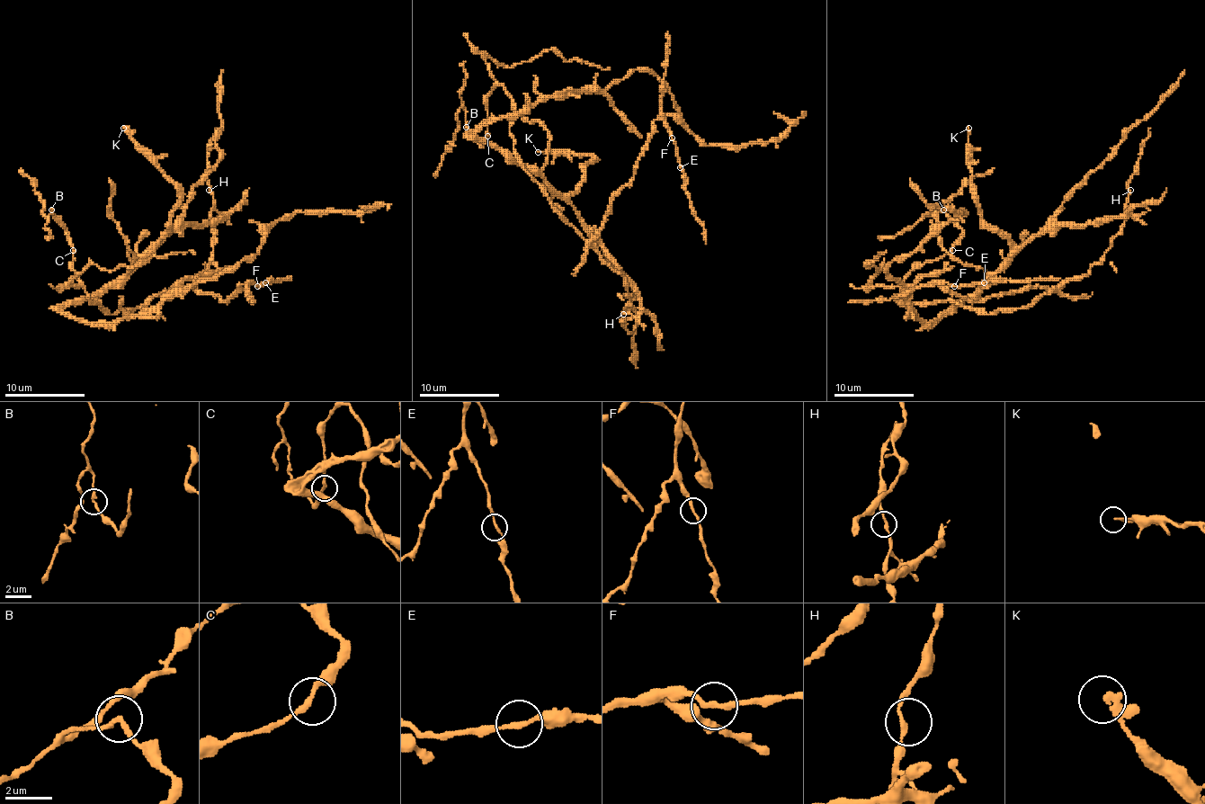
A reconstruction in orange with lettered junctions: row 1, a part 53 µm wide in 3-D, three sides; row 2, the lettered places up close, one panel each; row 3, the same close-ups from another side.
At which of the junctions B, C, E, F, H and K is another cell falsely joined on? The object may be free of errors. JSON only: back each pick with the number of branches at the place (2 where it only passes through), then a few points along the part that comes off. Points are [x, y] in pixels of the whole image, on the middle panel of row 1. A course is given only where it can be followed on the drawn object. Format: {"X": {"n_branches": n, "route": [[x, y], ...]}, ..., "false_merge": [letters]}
{"B": {"n_branches": 2, "route": [[466, 128], [466, 111], [461, 108], [455, 138], [443, 156], [435, 177]]}, "false_merge": ["B"]}

